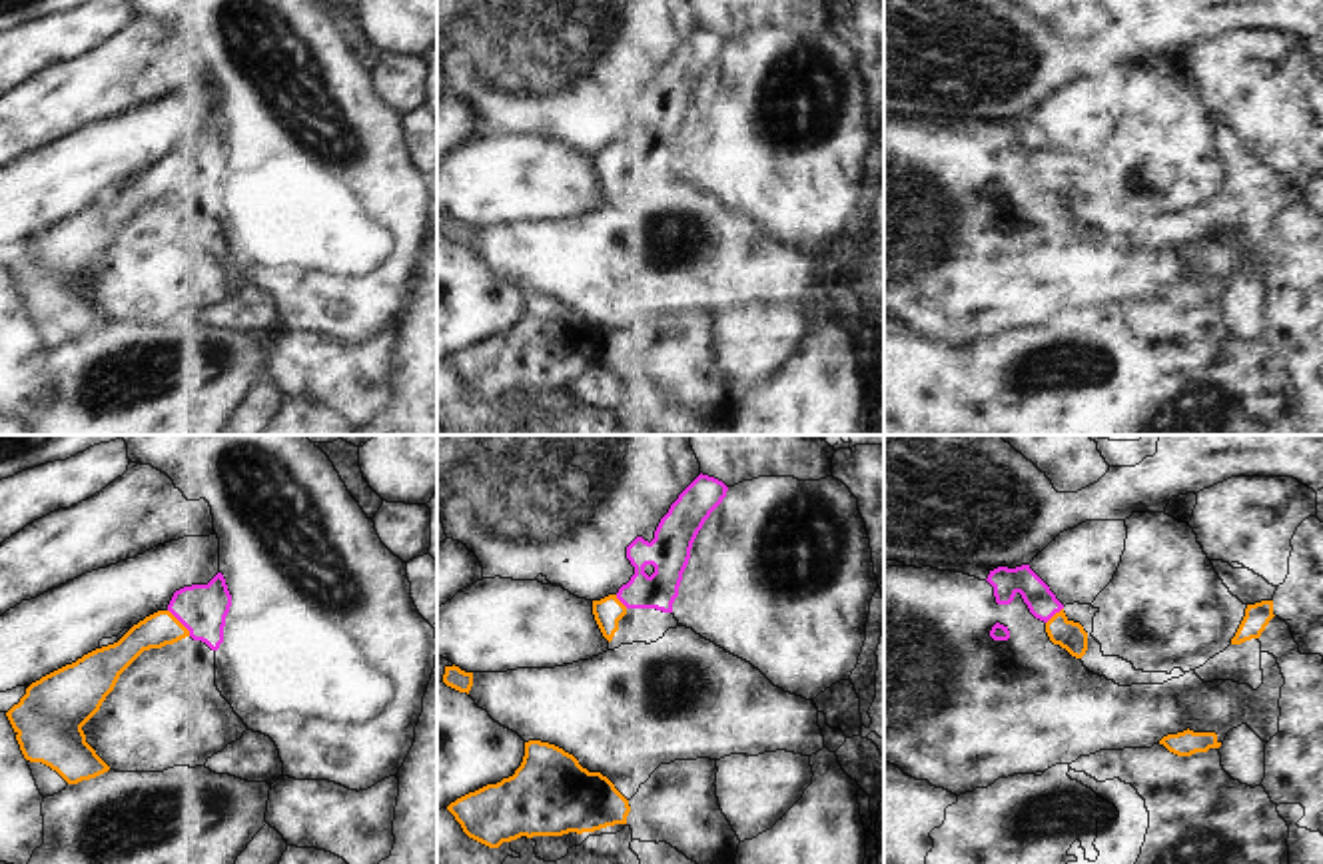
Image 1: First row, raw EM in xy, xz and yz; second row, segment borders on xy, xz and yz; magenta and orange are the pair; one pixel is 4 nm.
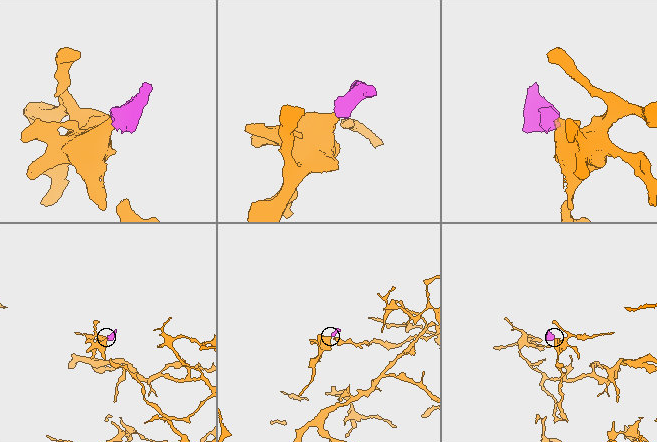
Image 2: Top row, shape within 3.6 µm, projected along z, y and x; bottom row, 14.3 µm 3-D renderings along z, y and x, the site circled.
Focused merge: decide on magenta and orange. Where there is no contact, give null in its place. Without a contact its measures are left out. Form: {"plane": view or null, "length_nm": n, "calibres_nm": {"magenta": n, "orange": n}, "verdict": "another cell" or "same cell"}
{"plane": "xy", "length_nm": 140, "calibres_nm": {"magenta": 200, "orange": 140}, "verdict": "same cell"}

